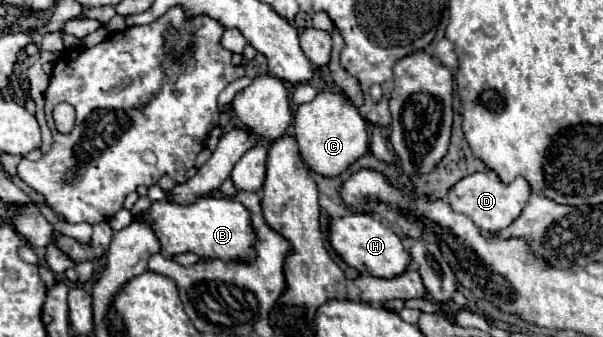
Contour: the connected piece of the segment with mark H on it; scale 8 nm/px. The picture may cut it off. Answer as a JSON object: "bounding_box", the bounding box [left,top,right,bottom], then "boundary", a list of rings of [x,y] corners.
{"bounding_box":[330,215,410,279],"boundary":[[[348,215],[340,219],[332,219],[330,223],[330,243],[336,253],[348,263],[350,267],[358,269],[360,273],[368,273],[372,277],[392,279],[406,271],[410,265],[410,255],[402,245],[402,239],[384,223],[368,217],[368,215]]]}

